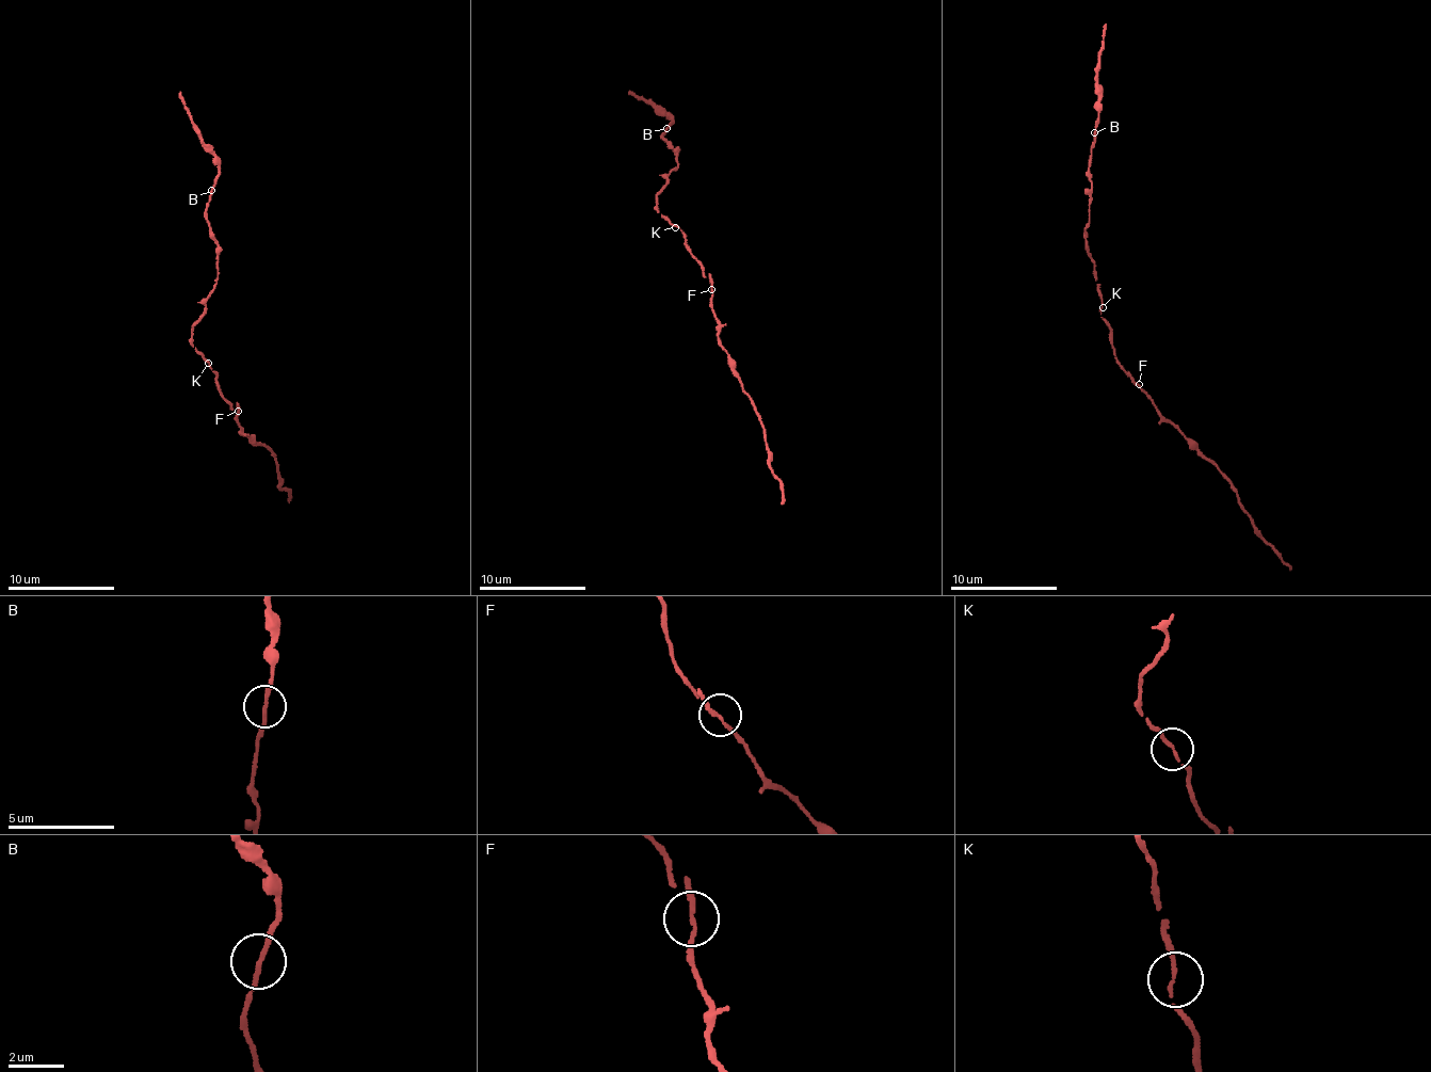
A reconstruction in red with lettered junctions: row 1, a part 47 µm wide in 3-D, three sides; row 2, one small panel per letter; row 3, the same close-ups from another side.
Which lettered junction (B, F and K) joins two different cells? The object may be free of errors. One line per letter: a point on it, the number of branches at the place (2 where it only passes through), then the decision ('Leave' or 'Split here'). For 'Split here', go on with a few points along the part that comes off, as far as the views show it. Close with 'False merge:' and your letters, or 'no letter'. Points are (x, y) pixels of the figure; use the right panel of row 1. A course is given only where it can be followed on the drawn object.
B: Place: (1094, 132). Branches: 2. Leave
F: Place: (1139, 384). Branches: 2. Leave
K: Place: (1103, 307). Branches: 2. Leave
False merge: no letter

